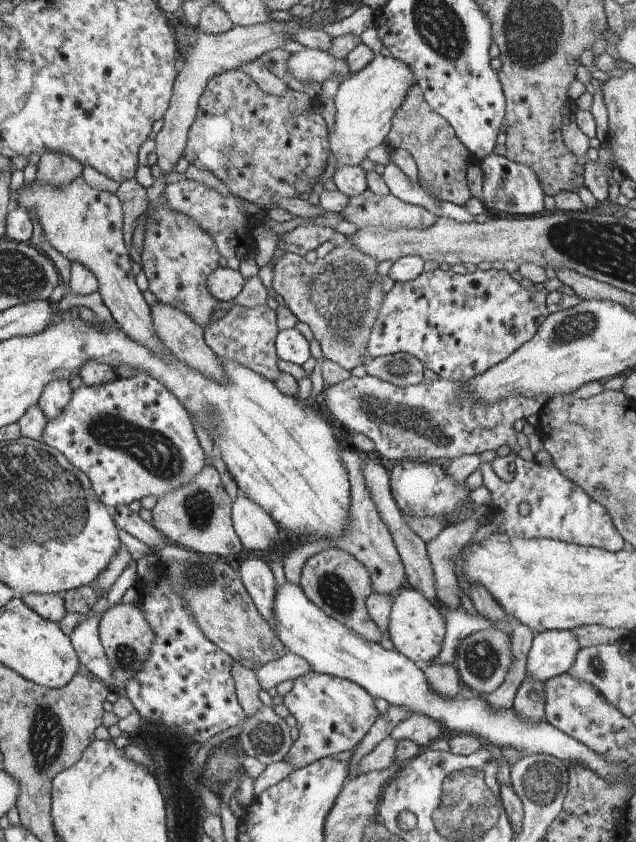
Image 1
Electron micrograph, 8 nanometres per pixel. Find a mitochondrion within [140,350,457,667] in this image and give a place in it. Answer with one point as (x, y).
(377, 407)

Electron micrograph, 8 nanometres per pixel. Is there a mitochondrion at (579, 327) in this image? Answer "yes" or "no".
yes

